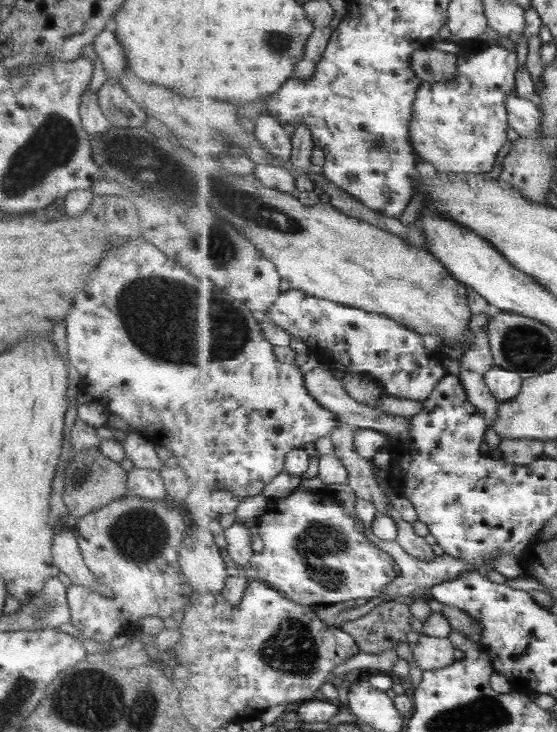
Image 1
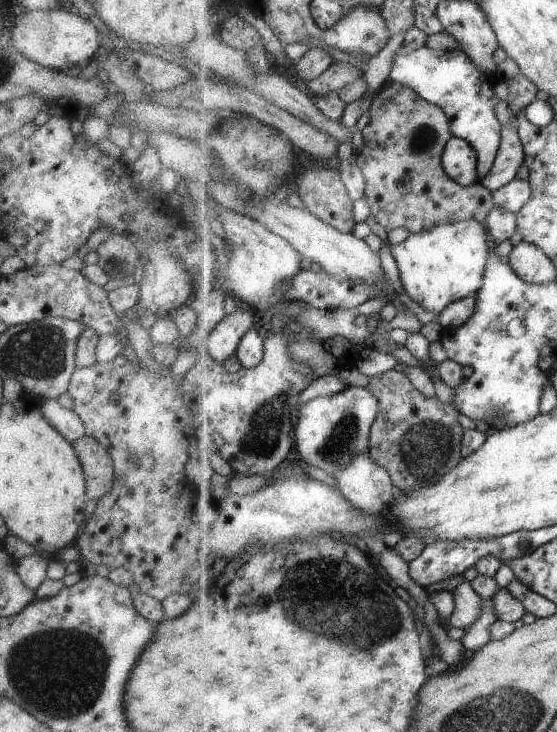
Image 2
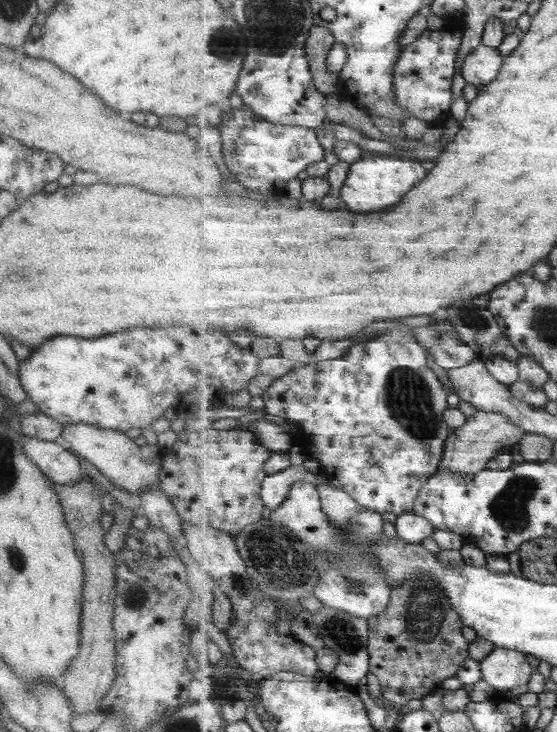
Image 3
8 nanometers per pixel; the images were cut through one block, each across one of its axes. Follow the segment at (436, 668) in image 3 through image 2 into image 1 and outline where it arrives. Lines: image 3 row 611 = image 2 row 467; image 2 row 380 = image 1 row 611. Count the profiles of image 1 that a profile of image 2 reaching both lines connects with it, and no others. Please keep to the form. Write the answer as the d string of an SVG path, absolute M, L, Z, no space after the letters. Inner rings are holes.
M388 601L380 603L370 613L365 616L343 623L340 628L347 634L355 637L361 652L369 654L381 654L386 650L397 648L401 642L407 640L407 634L415 628L411 625L411 608L405 602Z

